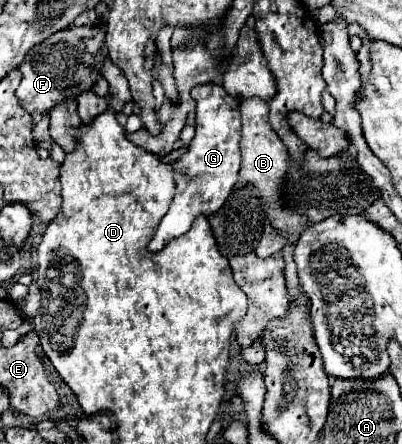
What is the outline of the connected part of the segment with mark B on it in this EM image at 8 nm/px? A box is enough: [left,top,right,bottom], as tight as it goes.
[240,97,308,243]

